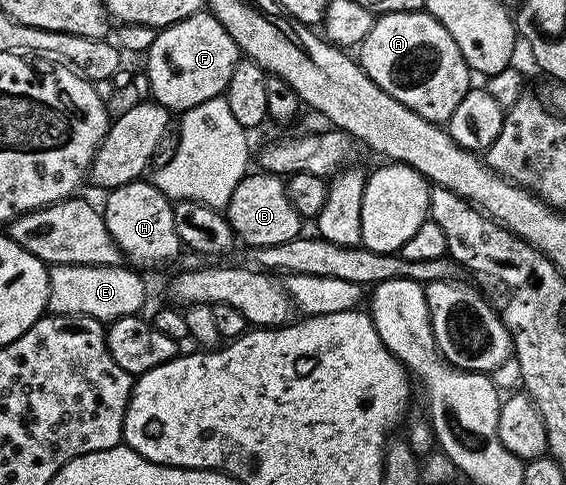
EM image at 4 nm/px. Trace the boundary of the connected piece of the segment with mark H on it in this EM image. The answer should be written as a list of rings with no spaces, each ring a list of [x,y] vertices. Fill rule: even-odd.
[[[135,180],[123,186],[116,186],[105,195],[104,217],[107,230],[122,251],[127,263],[138,268],[162,266],[165,262],[172,261],[174,257],[177,259],[183,245],[180,236],[176,236],[171,199],[167,198],[153,181],[142,181]]]

